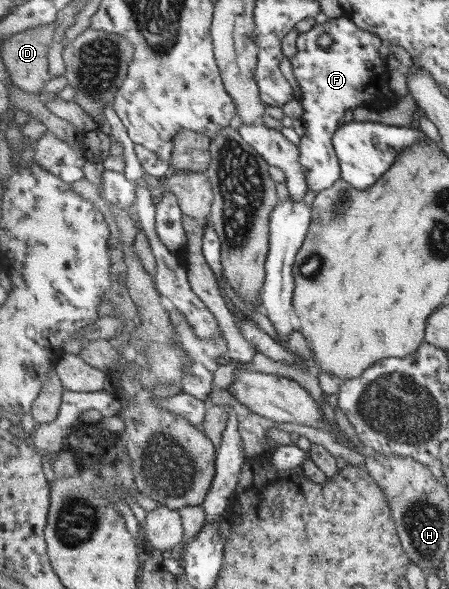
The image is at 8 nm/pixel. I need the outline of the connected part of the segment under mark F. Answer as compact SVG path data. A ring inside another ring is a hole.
M341 16L338 19L331 19L320 26L314 25L308 32L300 36L299 42L296 44L297 53L291 59L293 75L299 83L301 89L301 104L305 108L302 123L306 127L306 134L301 137L299 149L301 150L301 164L307 174L307 184L309 190L318 194L319 192L329 189L336 185L342 179L342 171L336 148L333 144L334 136L340 129L339 123L345 117L345 113L349 109L357 109L363 105L373 103L379 97L379 83L377 79L385 79L387 77L387 63L379 53L381 47L381 37L371 31L365 31L358 27L351 19ZM327 34L333 37L333 45L329 47L321 47L319 43L320 35Z

